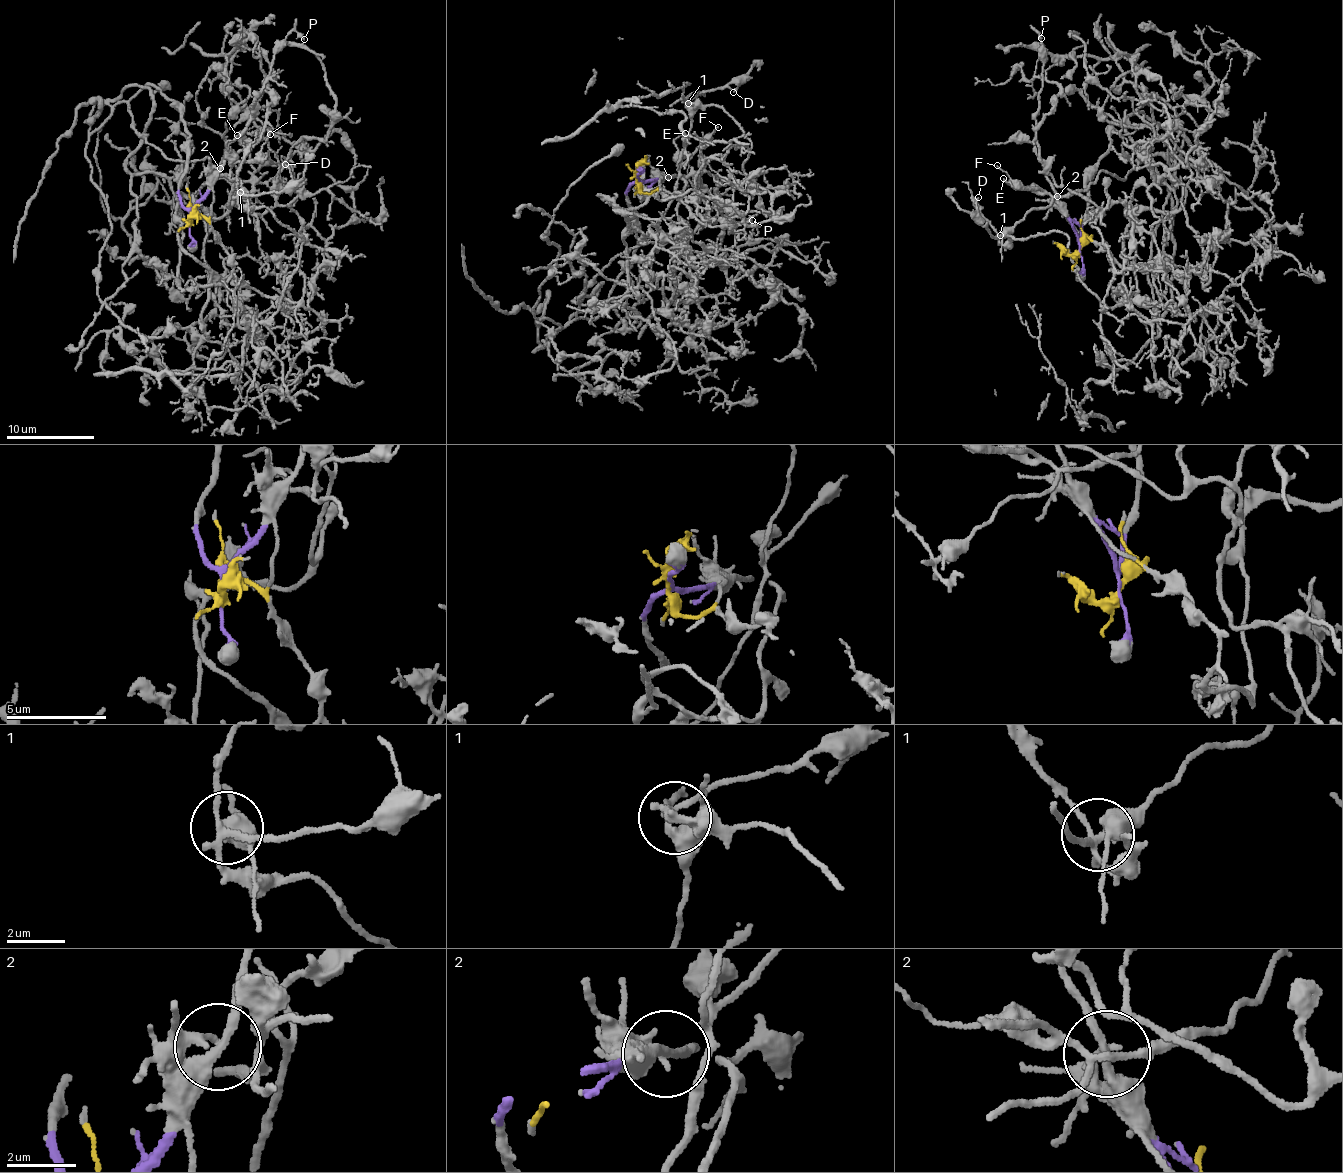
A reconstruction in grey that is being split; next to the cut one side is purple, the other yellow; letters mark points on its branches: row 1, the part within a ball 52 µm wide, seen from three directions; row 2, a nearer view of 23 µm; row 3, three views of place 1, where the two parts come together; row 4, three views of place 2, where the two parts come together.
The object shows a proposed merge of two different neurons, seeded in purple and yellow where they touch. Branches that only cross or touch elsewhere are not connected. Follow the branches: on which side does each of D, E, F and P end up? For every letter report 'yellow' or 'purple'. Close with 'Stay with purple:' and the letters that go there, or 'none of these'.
D: purple
E: purple
F: purple
P: purple
Stay with purple: D, E, F, P

